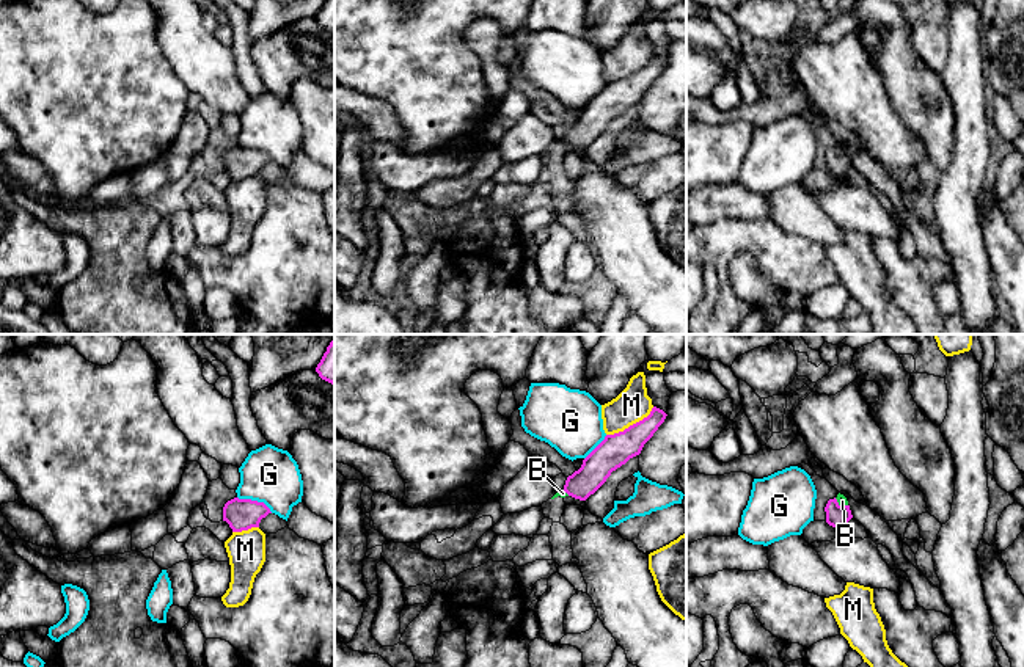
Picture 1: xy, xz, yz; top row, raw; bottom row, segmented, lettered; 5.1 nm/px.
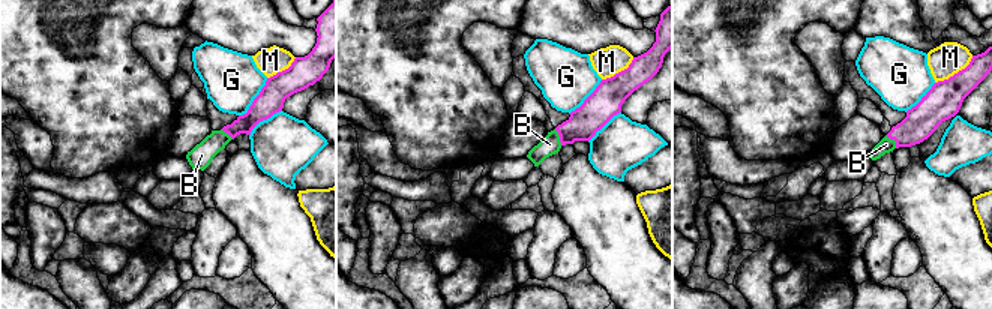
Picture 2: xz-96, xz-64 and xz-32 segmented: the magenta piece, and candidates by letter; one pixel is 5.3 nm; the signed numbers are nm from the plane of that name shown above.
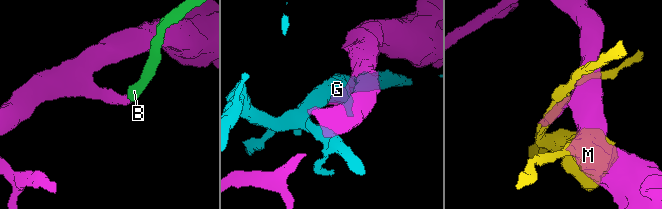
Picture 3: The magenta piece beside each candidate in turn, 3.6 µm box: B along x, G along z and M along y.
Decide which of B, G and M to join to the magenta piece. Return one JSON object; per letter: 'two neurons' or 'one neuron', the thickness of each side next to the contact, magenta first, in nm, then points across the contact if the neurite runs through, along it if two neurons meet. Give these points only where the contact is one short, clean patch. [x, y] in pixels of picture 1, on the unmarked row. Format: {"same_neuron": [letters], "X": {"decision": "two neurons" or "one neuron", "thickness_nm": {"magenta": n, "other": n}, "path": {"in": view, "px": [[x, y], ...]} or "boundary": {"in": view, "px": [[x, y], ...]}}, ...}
{"same_neuron": ["B"], "B": {"decision": "one neuron", "thickness_nm": {"magenta": 110, "other": 50}, "path": {"in": "yz", "px": [[837, 164], [841, 154], [842, 149]]}}, "G": {"decision": "two neurons", "thickness_nm": {"magenta": 160, "other": 280}}, "M": {"decision": "two neurons", "thickness_nm": {"magenta": 160, "other": 180}}}

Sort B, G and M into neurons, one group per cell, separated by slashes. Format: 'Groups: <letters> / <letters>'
Groups: B / G / M

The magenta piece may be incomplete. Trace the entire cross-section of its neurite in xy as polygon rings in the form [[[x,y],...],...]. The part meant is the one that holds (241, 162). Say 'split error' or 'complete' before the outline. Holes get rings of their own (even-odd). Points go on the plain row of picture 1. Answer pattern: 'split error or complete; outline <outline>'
complete; outline [[[234,146],[223,155],[223,169],[229,173],[232,180],[242,180],[259,176],[261,168],[269,162],[272,160],[264,151]]]

